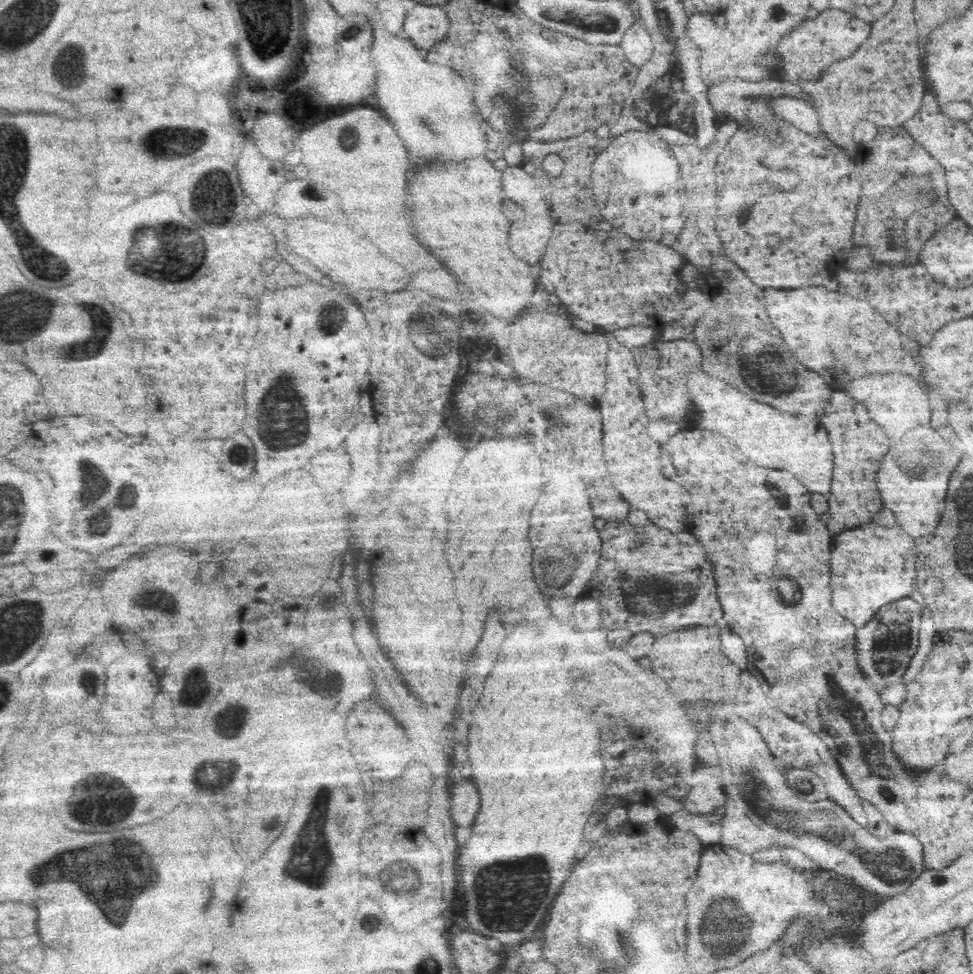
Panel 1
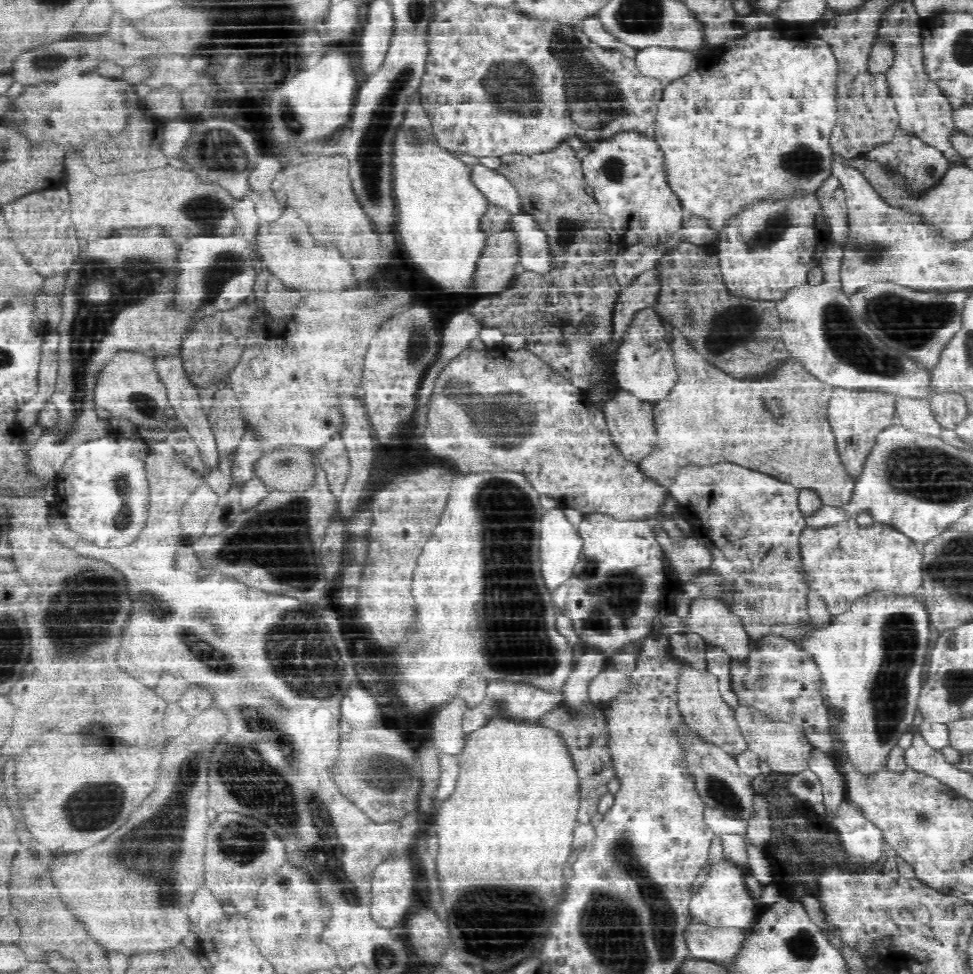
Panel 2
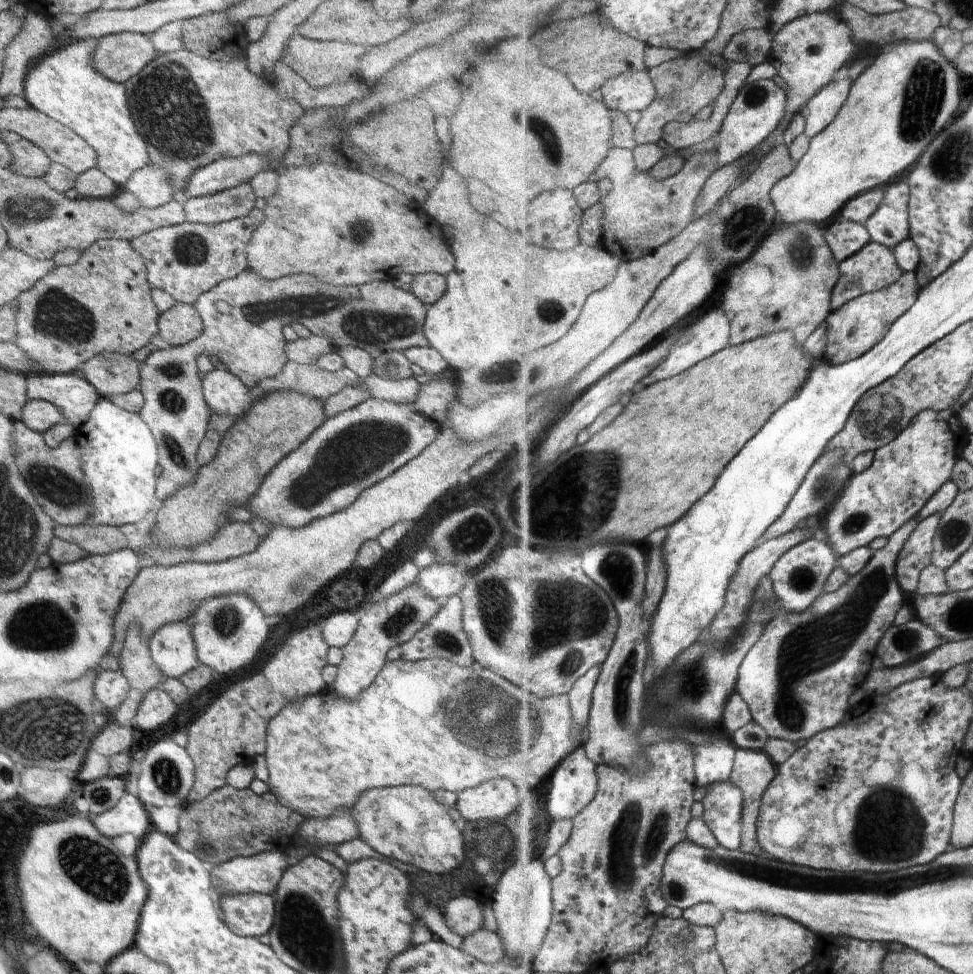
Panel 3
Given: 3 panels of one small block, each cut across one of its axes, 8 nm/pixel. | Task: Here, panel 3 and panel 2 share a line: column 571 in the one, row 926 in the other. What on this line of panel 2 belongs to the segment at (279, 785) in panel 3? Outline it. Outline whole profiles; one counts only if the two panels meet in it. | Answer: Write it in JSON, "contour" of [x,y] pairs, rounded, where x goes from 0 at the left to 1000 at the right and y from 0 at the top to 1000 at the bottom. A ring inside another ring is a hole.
{"contour":[[[742,881],[727,891],[709,925],[712,949],[728,954],[761,954],[771,957],[784,935],[781,927],[769,915],[765,889],[752,882]]]}

